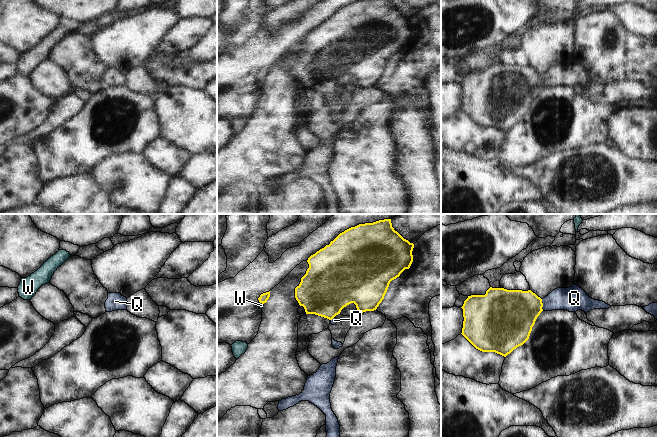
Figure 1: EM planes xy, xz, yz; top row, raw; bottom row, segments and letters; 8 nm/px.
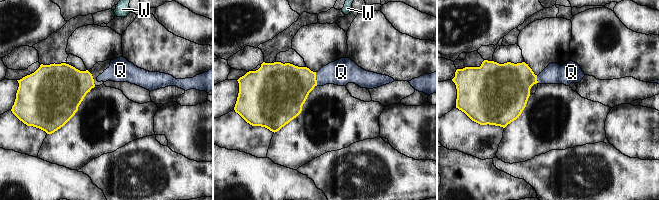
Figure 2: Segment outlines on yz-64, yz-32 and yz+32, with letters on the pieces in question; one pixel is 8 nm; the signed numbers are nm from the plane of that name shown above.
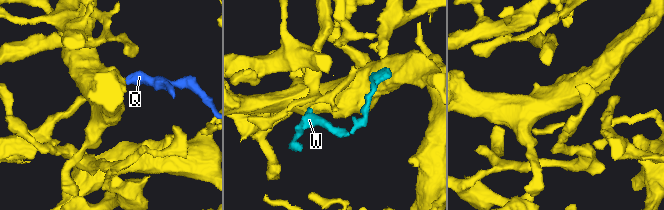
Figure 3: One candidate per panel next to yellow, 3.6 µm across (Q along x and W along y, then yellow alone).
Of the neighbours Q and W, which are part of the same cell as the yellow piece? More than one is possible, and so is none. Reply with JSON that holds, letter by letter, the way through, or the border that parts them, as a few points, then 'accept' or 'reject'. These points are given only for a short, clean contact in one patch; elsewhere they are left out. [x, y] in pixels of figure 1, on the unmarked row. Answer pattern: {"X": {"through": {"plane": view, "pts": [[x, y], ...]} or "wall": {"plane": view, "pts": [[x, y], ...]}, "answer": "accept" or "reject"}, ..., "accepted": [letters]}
{"Q": {"through": {"plane": "yz", "pts": [[513, 89], [525, 82], [542, 80], [558, 75], [572, 75]]}, "answer": "accept"}, "W": {"through": {"plane": "xz", "pts": [[263, 74], [261, 78], [261, 81]]}, "answer": "accept"}, "accepted": ["Q", "W"]}

